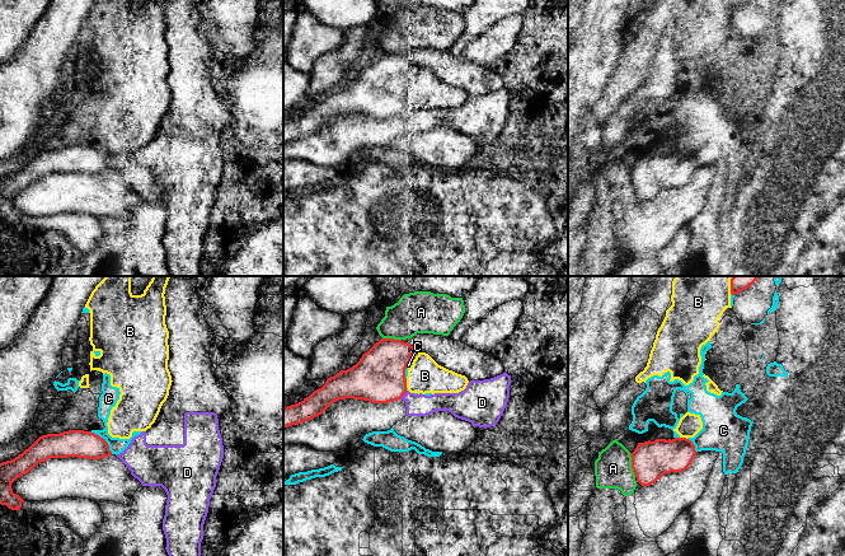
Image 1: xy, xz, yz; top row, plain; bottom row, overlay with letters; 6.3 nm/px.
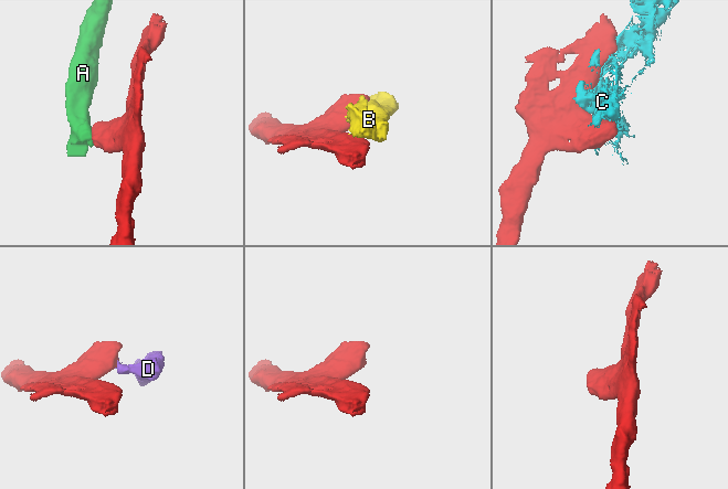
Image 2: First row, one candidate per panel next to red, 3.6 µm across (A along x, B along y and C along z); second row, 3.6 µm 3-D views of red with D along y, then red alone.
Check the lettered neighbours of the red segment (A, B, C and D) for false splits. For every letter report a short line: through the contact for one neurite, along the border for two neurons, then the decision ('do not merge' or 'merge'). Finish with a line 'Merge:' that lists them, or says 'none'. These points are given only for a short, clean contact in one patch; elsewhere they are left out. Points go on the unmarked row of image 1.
A: do not merge
B: do not merge
C: do not merge
D: do not merge
Merge: none

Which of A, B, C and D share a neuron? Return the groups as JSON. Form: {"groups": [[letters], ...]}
{"groups": [["A"], ["B"], ["C"], ["D"]]}

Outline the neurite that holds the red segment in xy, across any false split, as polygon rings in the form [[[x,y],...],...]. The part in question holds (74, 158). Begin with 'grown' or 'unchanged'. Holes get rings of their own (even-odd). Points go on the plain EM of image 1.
unchanged; [[[69,145],[42,150],[22,169],[0,178],[0,219],[20,225],[24,215],[13,207],[11,198],[41,177],[67,172],[100,174],[111,169],[105,154],[91,146]]]

